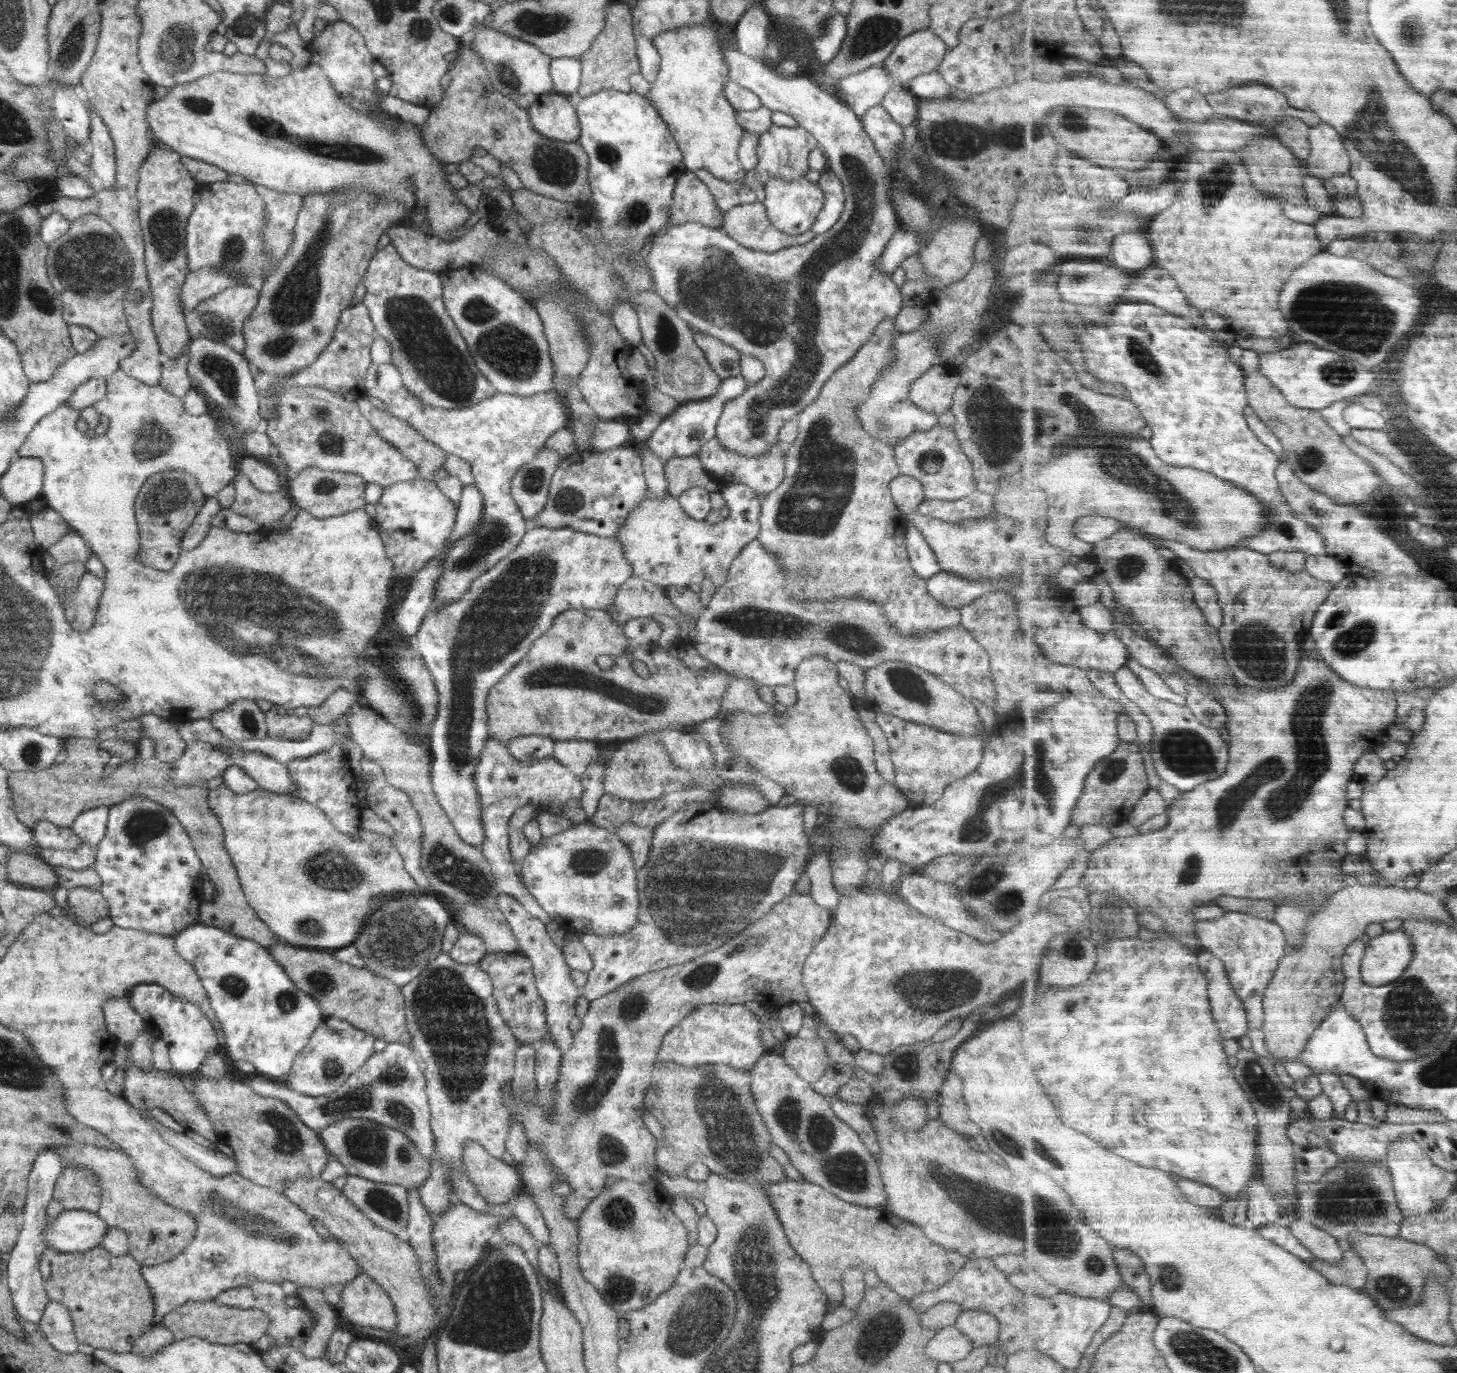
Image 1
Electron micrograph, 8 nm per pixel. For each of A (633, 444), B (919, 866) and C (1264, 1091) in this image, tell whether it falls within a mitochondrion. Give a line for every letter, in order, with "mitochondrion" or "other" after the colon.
A: other
B: other
C: mitochondrion

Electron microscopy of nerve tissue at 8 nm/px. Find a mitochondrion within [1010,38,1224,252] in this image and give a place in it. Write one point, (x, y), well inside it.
(1078, 122)

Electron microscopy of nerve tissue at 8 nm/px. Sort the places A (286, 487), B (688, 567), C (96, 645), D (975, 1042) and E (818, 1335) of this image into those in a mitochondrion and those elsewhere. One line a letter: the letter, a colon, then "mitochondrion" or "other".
A: other
B: other
C: other
D: other
E: other

